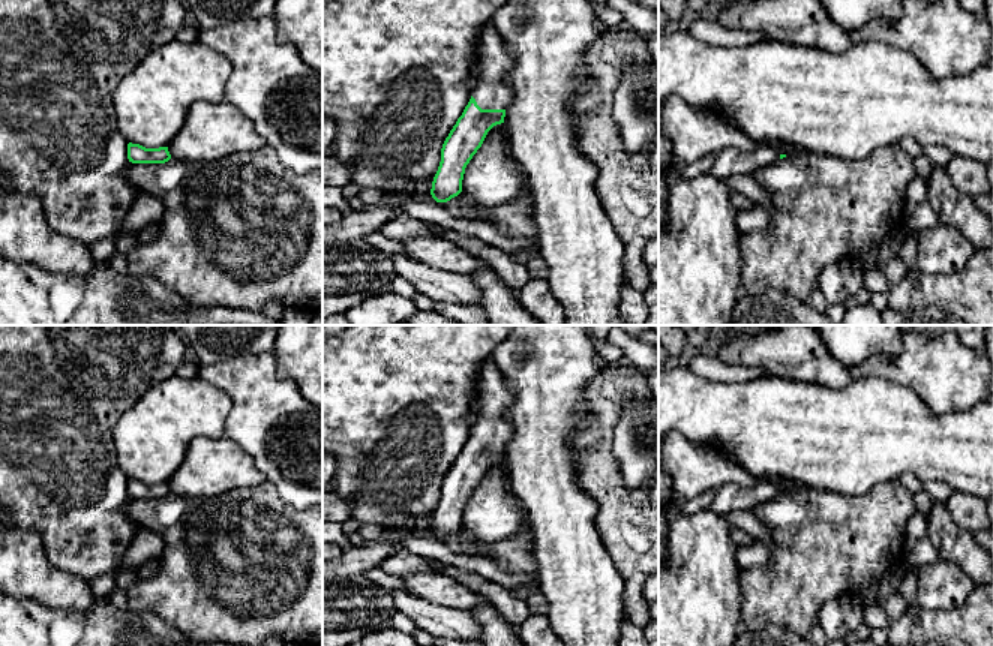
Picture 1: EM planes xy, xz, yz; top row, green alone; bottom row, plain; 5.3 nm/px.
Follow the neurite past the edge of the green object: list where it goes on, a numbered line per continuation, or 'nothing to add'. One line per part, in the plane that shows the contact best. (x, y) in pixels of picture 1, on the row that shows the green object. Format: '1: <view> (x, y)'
1: xz (491, 90)

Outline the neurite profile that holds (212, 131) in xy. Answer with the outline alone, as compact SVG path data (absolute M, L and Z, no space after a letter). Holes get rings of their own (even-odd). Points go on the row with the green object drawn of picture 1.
M194 102L180 132L168 144L176 160L214 162L232 153L258 150L266 141L234 105Z

